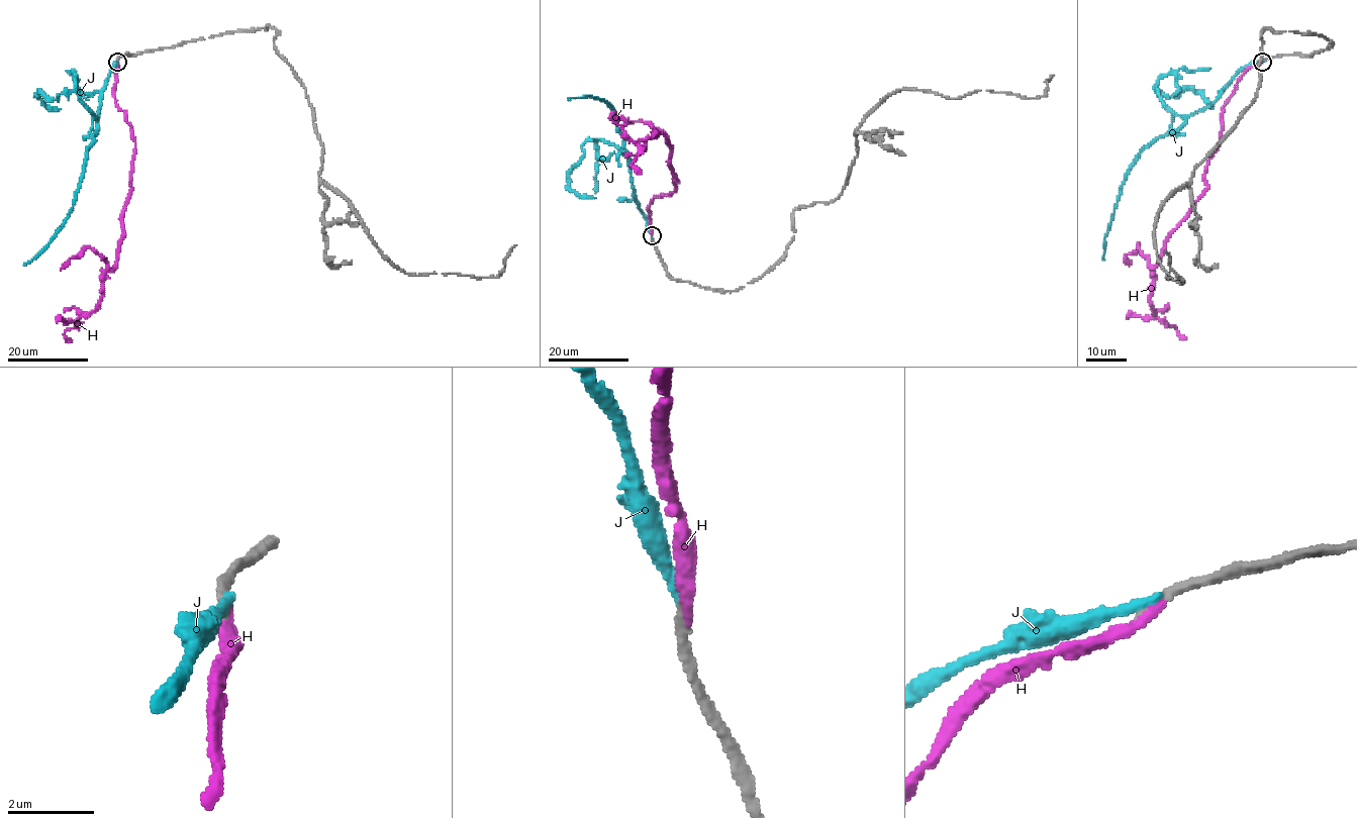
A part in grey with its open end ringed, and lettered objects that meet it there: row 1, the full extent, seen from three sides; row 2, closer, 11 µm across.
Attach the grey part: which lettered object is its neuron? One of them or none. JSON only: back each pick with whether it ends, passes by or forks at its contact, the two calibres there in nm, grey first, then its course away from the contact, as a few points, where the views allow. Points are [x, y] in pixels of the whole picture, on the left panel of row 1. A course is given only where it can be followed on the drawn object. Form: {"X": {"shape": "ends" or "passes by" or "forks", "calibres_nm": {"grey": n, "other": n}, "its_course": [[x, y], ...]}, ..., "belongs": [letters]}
{"H": {"shape": "ends", "calibres_nm": {"grey": 240, "other": 260}, "its_course": [[117, 62], [113, 95], [134, 142], [124, 234], [117, 262], [104, 275], [100, 304], [65, 331], [70, 342]]}, "belongs": ["H"]}

